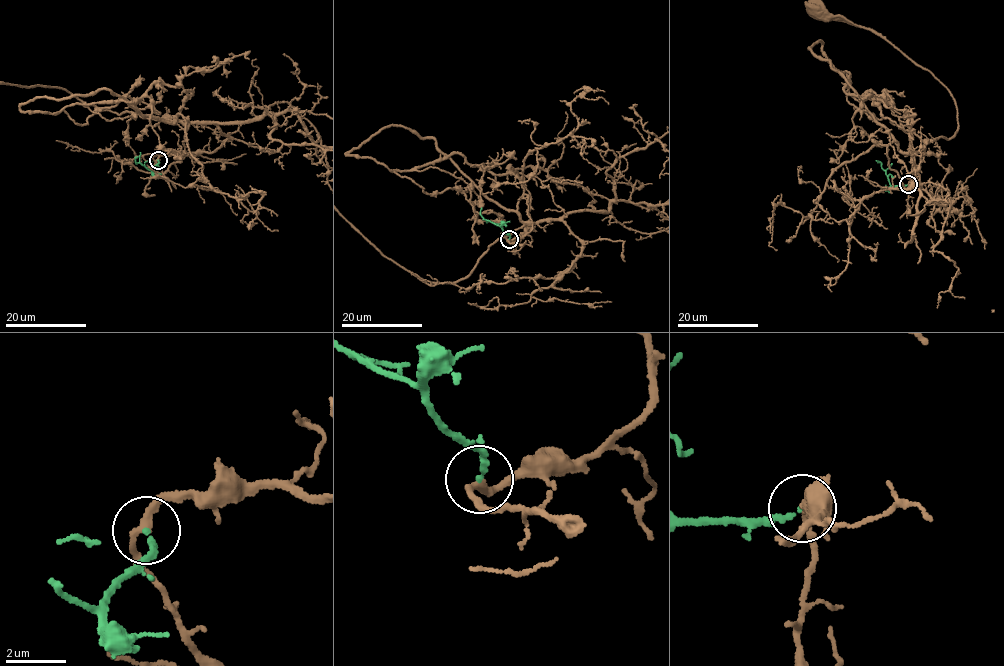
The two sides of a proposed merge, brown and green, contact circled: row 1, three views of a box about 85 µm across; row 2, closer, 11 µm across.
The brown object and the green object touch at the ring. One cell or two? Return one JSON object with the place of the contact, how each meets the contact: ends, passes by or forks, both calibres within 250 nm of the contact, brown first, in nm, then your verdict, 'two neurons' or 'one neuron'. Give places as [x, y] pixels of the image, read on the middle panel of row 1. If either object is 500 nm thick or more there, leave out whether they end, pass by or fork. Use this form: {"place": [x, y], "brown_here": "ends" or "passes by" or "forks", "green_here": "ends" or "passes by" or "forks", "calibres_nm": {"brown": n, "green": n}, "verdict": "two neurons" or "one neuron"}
{"place": [509, 239], "brown_here": "passes by", "green_here": "ends", "calibres_nm": {"brown": 200, "green": 160}, "verdict": "one neuron"}

